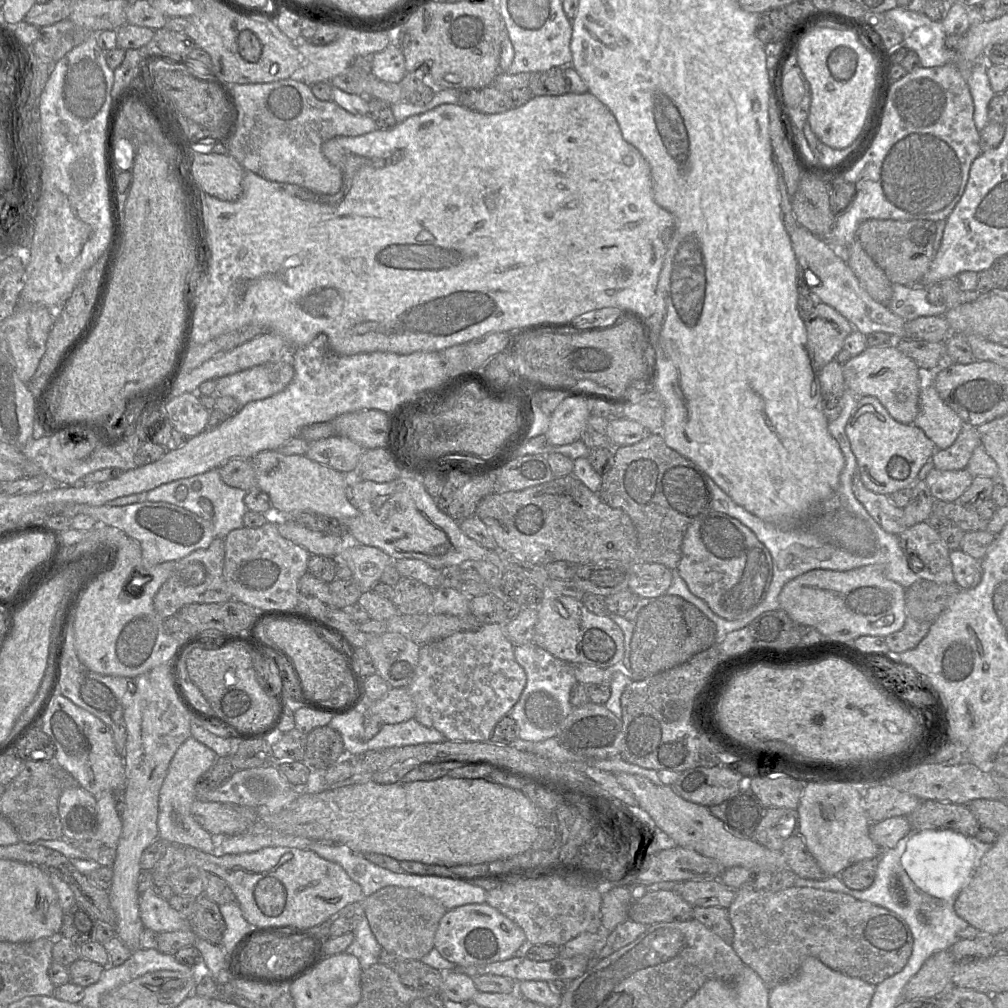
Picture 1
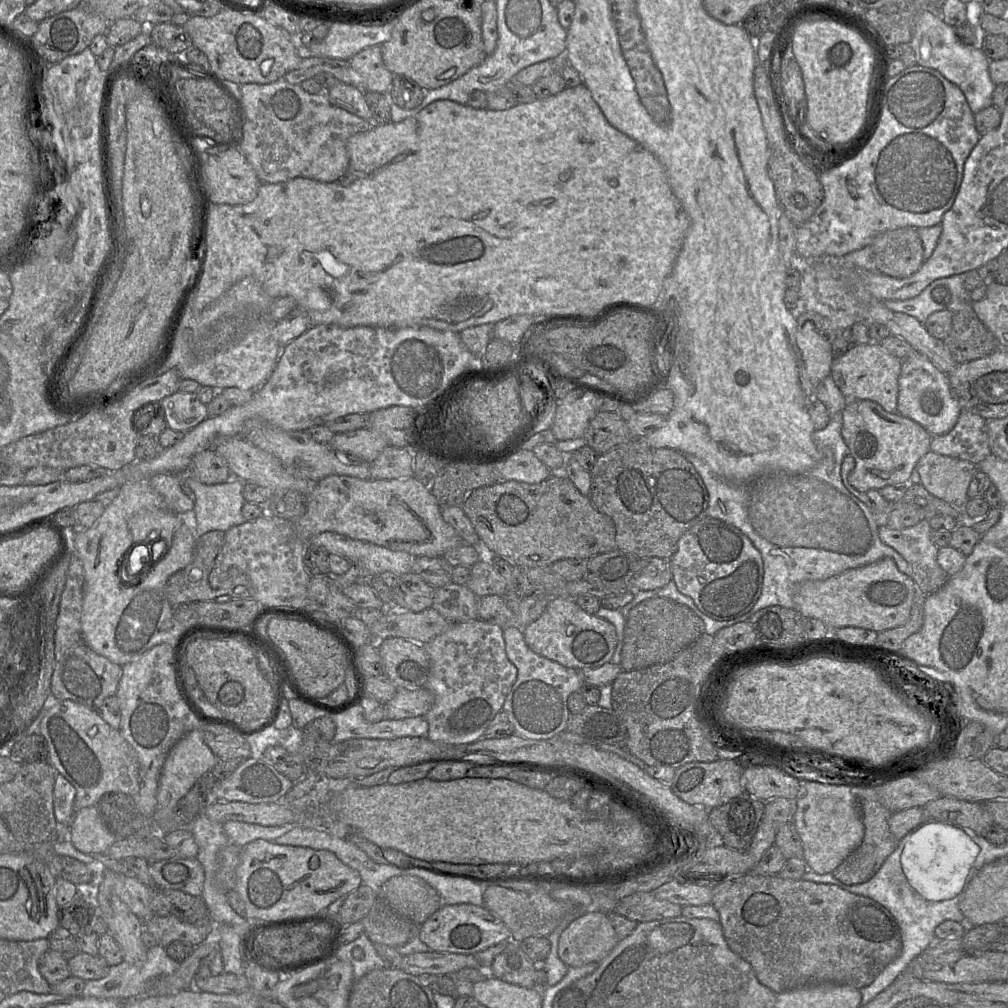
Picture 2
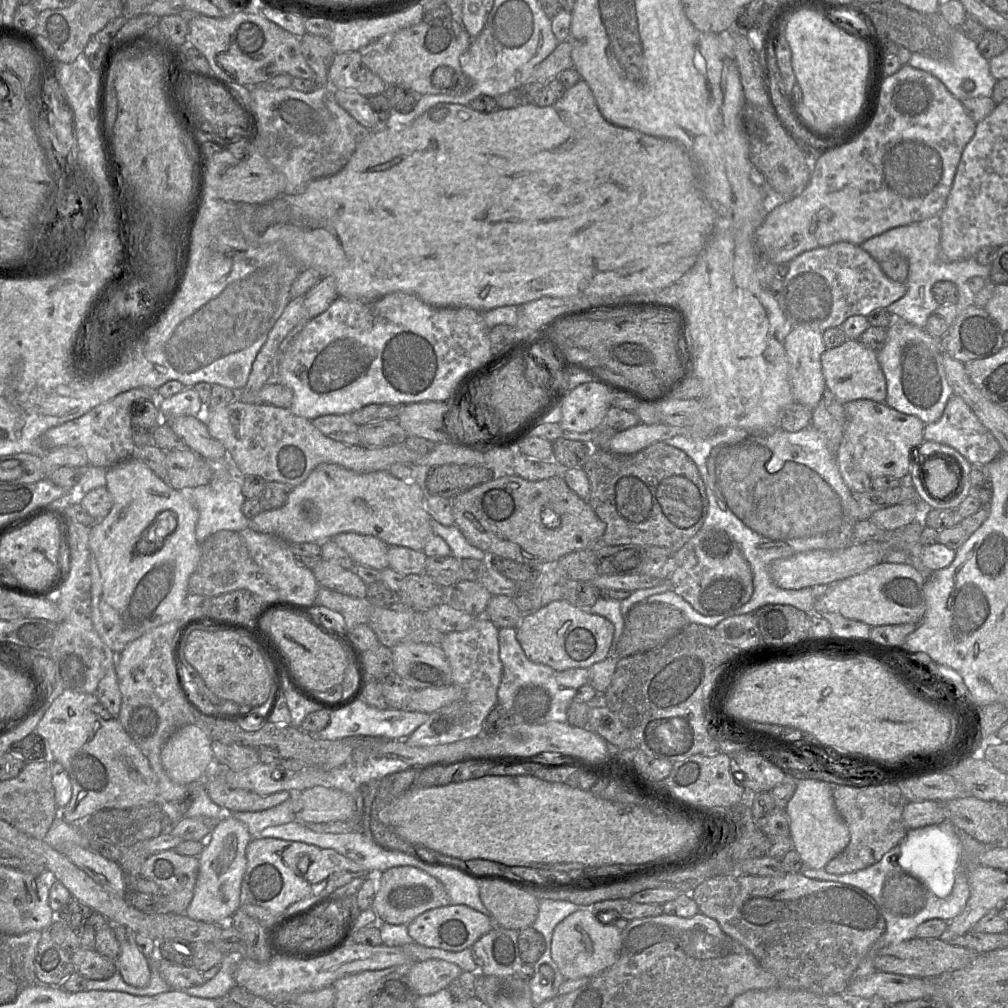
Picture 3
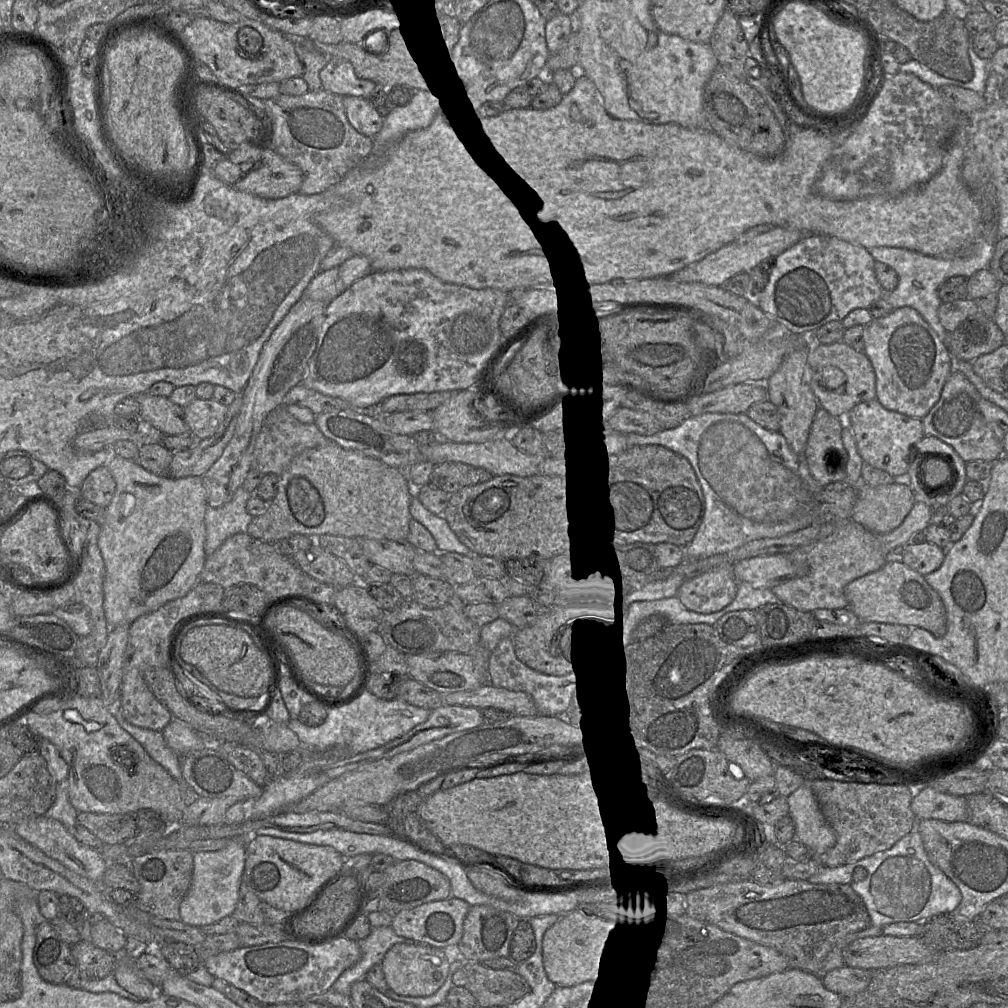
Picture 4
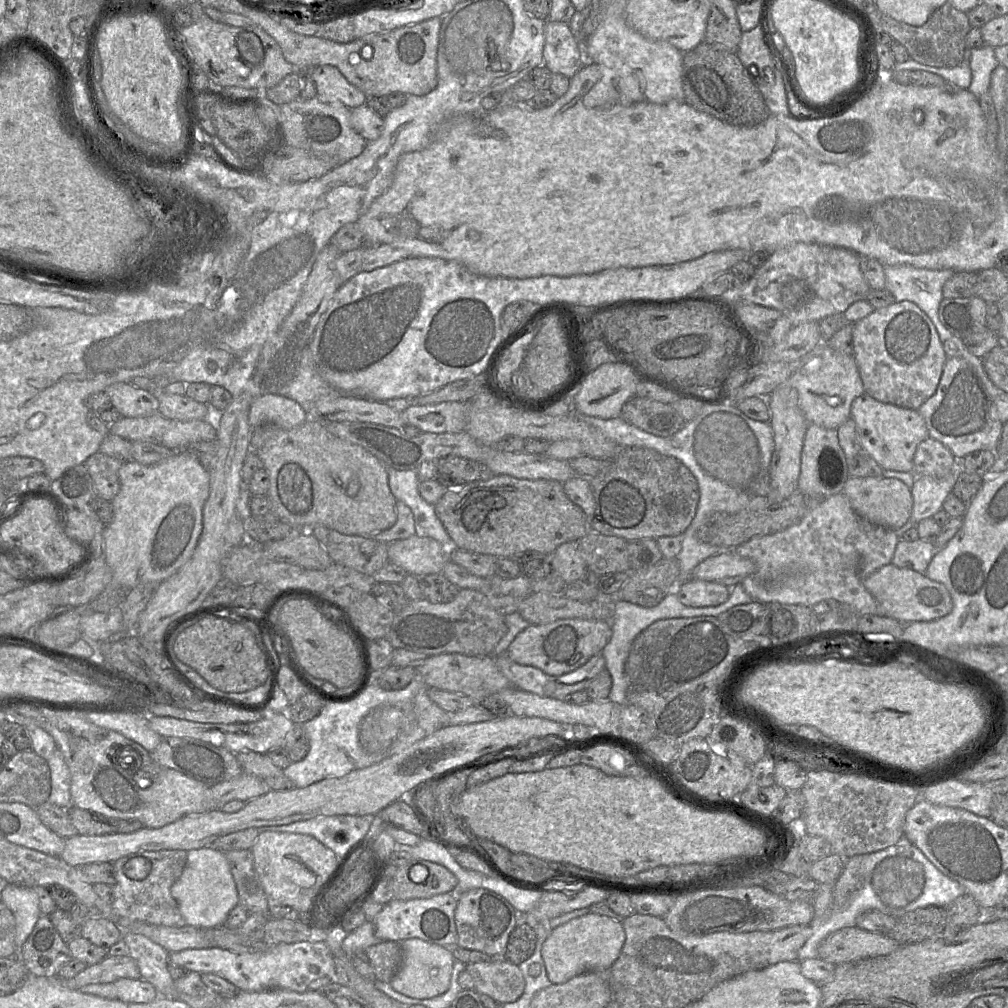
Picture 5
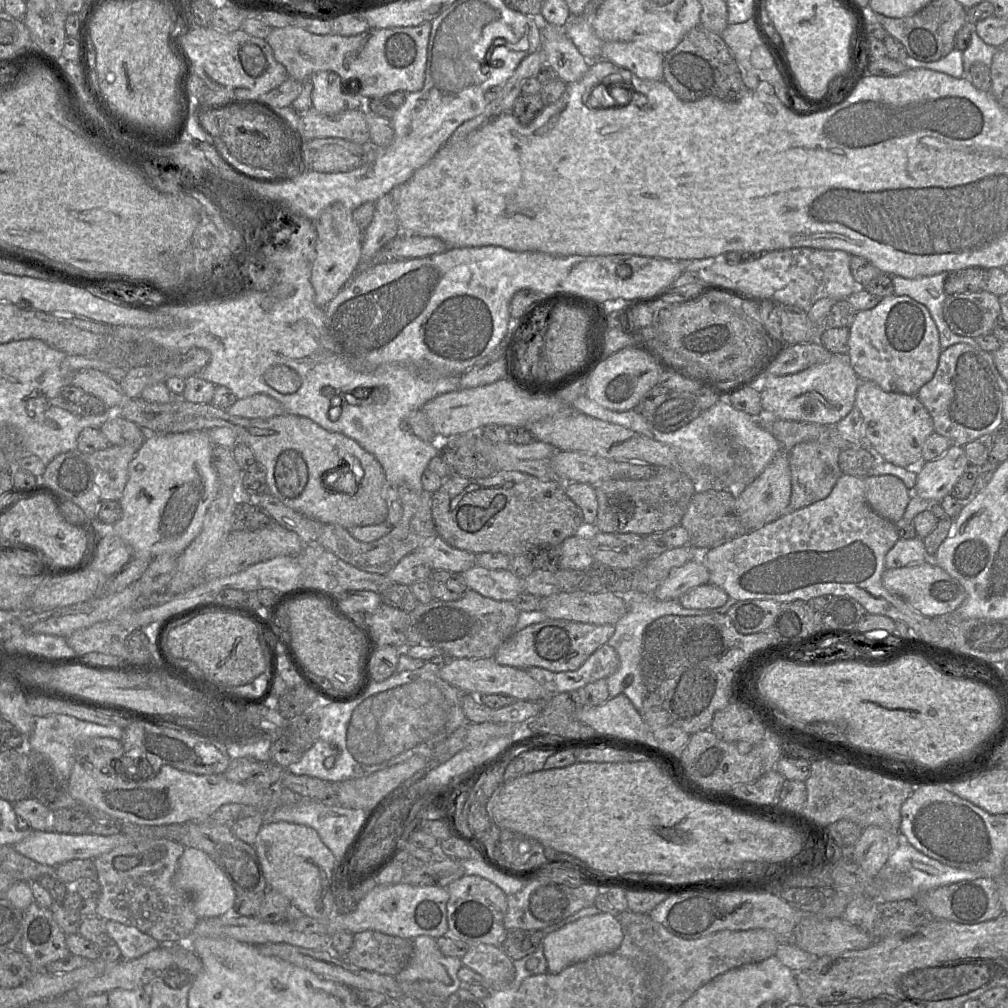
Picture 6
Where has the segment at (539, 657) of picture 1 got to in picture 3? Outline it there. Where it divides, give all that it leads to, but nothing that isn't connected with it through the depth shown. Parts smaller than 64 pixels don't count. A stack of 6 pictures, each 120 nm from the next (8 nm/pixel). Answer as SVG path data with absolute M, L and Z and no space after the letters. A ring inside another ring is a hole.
M503 627L498 631L499 658L502 678L498 688L498 705L503 707L512 724L540 725L550 721L566 722L567 708L577 690L588 683L588 669L571 668L556 671L549 666L530 661L516 639L516 628Z

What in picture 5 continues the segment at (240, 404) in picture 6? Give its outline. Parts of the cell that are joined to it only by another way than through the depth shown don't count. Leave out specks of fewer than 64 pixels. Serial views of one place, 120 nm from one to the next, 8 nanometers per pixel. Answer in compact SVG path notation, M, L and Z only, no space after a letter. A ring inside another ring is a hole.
M267 394L256 398L249 411L252 427L275 424L290 429L303 424L309 415L296 401L277 394Z

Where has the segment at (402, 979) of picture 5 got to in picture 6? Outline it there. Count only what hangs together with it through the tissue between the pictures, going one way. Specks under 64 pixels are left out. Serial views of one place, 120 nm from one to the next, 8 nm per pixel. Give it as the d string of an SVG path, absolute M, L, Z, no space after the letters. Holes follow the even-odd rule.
M418 936L412 940L413 952L406 967L395 975L398 982L440 981L446 985L451 983L445 967L441 963L443 957L436 939L429 936Z

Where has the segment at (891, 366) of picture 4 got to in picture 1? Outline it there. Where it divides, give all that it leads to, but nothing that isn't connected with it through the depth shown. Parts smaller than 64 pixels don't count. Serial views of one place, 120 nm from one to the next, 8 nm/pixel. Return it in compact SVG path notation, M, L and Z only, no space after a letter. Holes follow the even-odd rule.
M923 379L919 412L913 425L922 429L937 449L946 449L955 442L963 427L963 421L943 402L933 382Z

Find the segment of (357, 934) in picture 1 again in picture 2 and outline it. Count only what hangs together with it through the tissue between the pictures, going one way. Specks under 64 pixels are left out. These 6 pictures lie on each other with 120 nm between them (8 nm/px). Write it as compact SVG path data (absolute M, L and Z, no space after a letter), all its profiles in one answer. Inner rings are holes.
M365 932L355 940L341 944L336 957L352 965L354 981L374 969L390 968L388 963L376 952L373 943Z

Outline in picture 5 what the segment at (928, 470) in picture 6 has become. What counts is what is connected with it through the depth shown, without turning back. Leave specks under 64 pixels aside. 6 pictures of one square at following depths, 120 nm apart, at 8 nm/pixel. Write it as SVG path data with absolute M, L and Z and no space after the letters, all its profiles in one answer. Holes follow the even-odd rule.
M958 461L956 469L952 470L947 477L934 479L930 476L916 477L911 488L913 507L911 521L918 523L921 520L933 517L955 486L956 480L963 472L961 461Z

